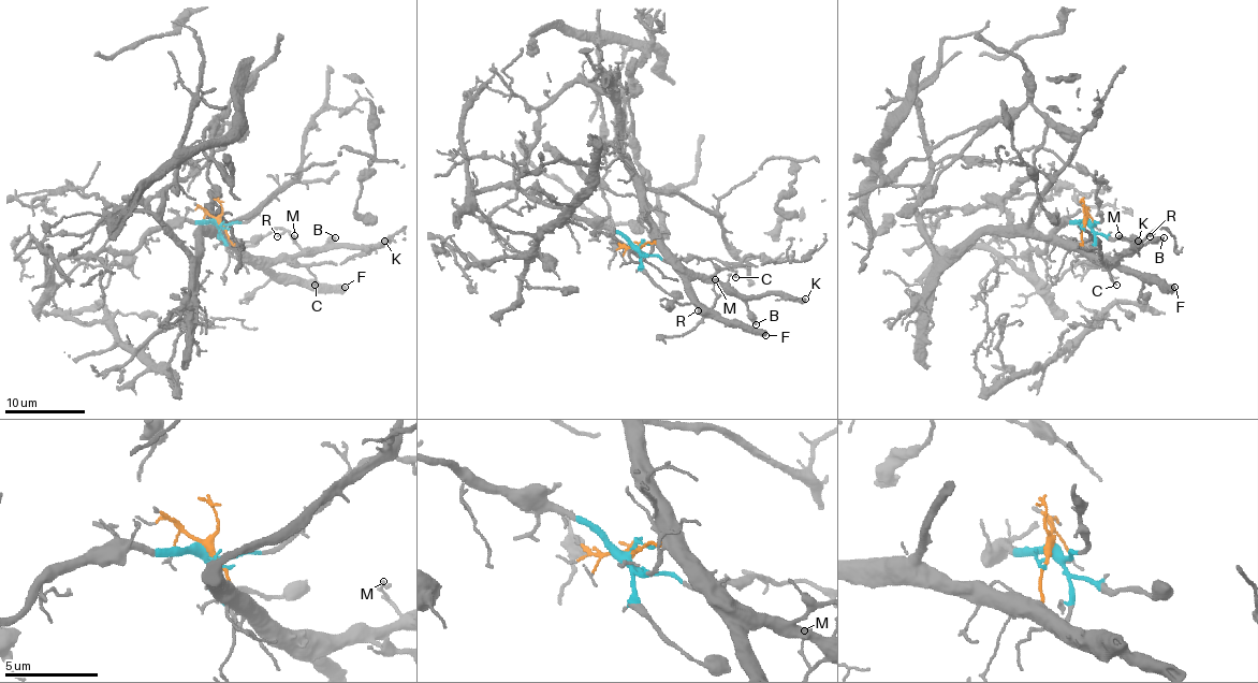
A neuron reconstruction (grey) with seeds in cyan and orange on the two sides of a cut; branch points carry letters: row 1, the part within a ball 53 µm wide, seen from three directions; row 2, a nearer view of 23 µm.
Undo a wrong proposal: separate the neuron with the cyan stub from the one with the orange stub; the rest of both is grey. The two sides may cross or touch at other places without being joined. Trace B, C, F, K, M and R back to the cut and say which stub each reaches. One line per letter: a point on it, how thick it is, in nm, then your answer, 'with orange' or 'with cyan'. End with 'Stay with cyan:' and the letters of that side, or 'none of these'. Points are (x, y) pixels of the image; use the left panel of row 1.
B: place (335, 237); calibre 320 nm; with orange
C: place (315, 285); calibre 120 nm; with orange
F: place (345, 287); calibre 550 nm; with orange
K: place (384, 241); calibre 440 nm; with orange
M: place (294, 235); calibre 160 nm; with orange
R: place (277, 236); calibre 130 nm; with orange
Stay with cyan: none of these

